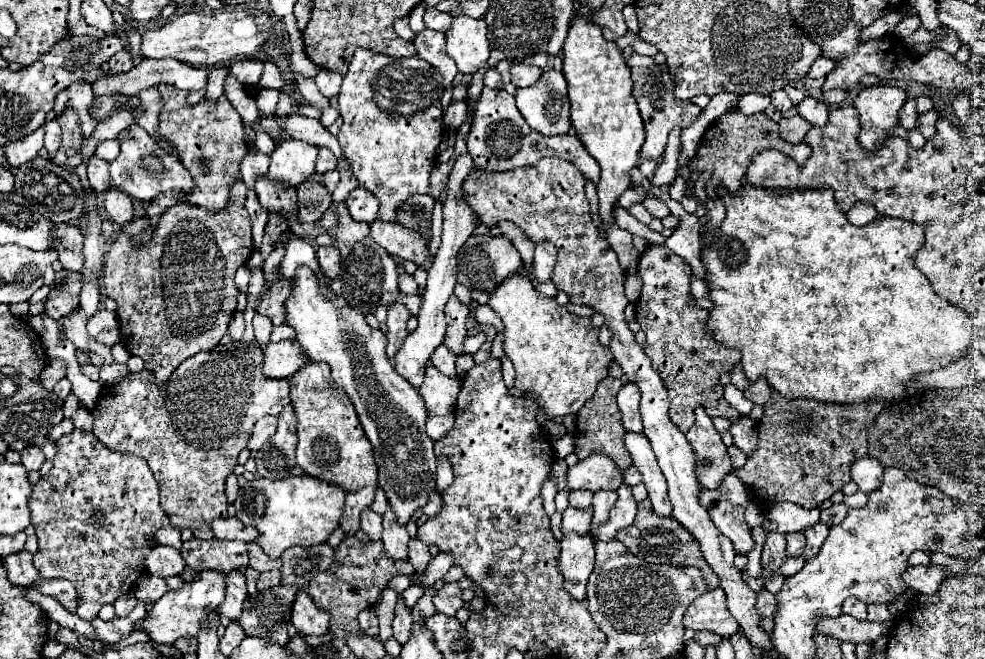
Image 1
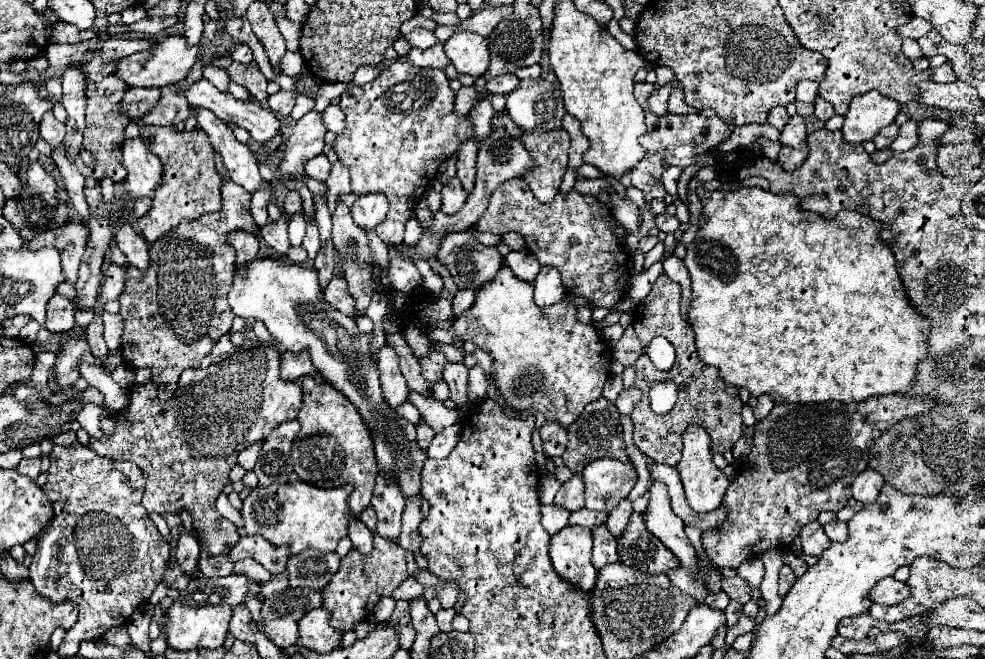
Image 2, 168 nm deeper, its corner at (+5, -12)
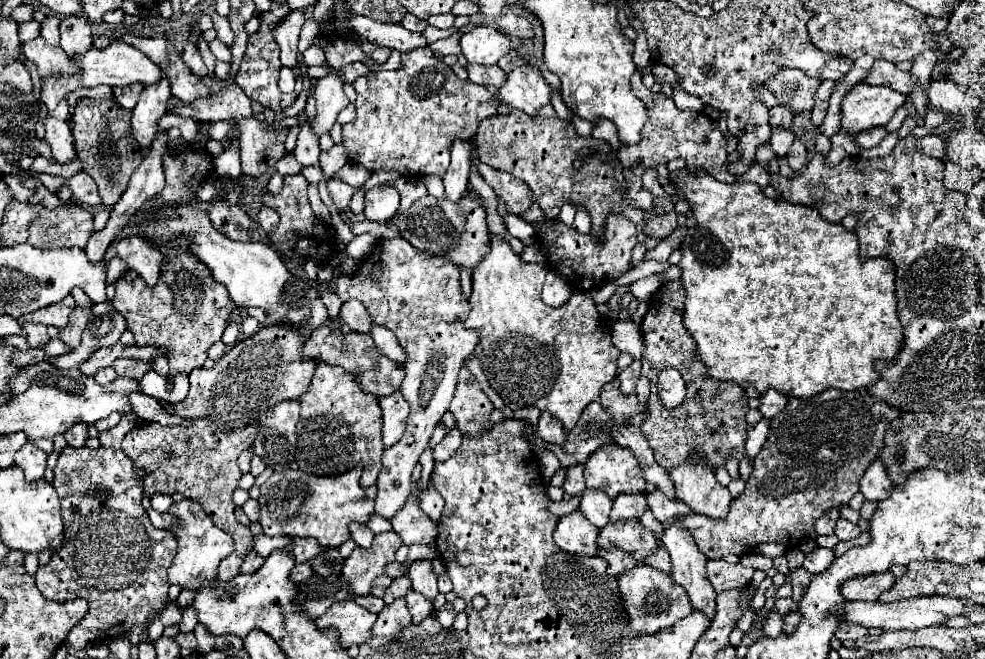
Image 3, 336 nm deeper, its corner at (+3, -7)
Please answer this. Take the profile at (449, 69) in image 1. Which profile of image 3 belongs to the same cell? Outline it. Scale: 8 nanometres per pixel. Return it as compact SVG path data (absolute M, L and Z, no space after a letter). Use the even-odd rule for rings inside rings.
M454 33L454 35L448 37L448 39L440 39L440 41L432 43L432 45L430 45L430 51L432 51L432 53L440 53L440 55L460 55L462 51L460 51L458 39L460 39L460 33Z

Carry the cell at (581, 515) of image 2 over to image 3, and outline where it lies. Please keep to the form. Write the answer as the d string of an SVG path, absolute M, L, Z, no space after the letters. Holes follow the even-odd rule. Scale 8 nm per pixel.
M586 489L580 501L580 511L590 523L602 529L608 523L608 515L612 511L612 499L598 489Z

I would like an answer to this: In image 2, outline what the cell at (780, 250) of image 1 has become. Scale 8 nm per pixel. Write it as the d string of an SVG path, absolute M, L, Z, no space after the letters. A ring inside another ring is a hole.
M702 186L696 194L704 208L704 226L696 232L696 238L686 246L684 264L692 276L692 296L688 322L696 332L696 350L700 360L708 366L720 370L720 378L736 388L746 388L754 398L768 394L774 402L860 402L870 396L898 394L908 390L916 376L916 364L926 358L926 336L930 322L922 318L904 294L904 286L896 272L894 252L878 238L878 224L870 216L862 216L856 210L842 210L836 218L826 220L820 214L804 212L798 208L798 198L794 194L772 194L762 188L738 188L738 190L716 190L708 192Z

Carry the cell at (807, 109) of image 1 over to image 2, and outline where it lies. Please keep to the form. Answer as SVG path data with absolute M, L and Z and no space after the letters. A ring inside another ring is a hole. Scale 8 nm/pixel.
M792 116L790 122L782 128L778 142L784 144L784 146L794 148L794 146L800 146L802 140L806 140L806 124L804 124L804 118L802 116Z

